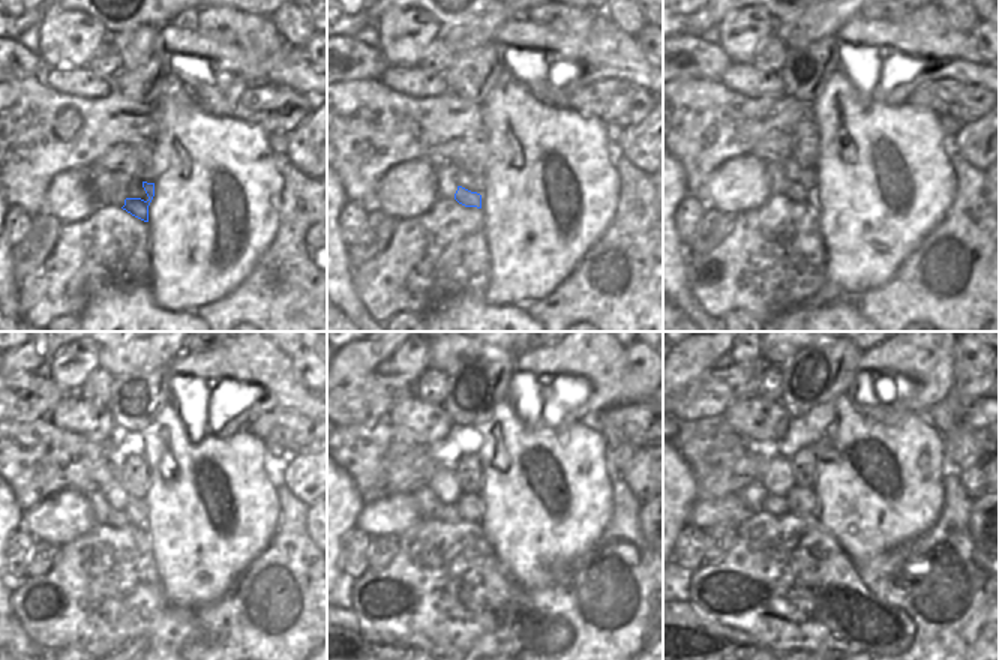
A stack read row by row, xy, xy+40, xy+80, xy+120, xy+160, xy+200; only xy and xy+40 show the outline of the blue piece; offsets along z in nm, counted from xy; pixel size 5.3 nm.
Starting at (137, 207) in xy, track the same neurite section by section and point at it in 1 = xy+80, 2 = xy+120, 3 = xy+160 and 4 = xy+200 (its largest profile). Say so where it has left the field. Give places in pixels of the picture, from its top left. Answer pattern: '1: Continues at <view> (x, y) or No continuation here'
1: Continues at xy+80 (804, 191)
2: Continues at xy+120 (135, 510)
3: Continues at xy+160 (468, 506)
4: Continues at xy+200 (803, 500)

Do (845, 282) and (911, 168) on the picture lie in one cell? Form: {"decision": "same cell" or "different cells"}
{"decision": "same cell"}

